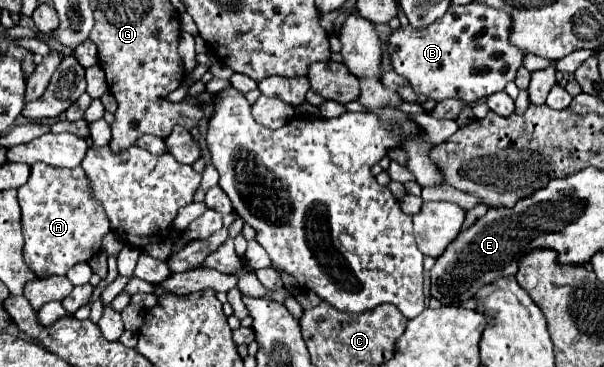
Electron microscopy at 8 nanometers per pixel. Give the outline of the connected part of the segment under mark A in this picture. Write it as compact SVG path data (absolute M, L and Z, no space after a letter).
M34 163L30 179L18 187L18 203L22 207L24 229L24 263L36 277L66 275L76 265L90 261L98 251L102 237L110 231L108 217L100 203L90 197L88 179L82 167L52 167L48 163Z

